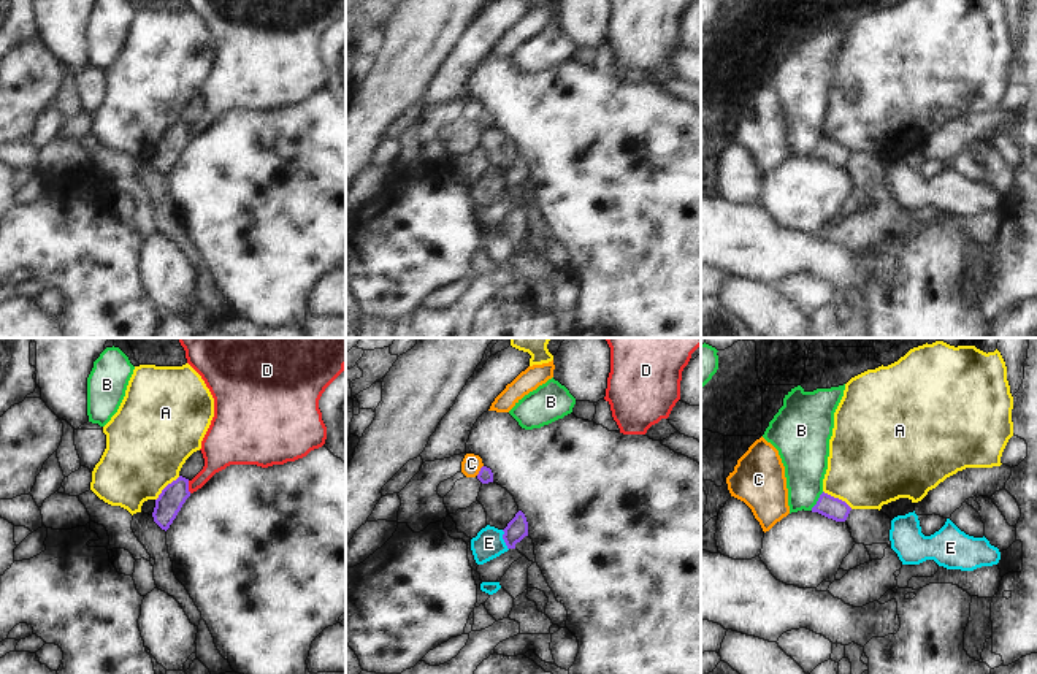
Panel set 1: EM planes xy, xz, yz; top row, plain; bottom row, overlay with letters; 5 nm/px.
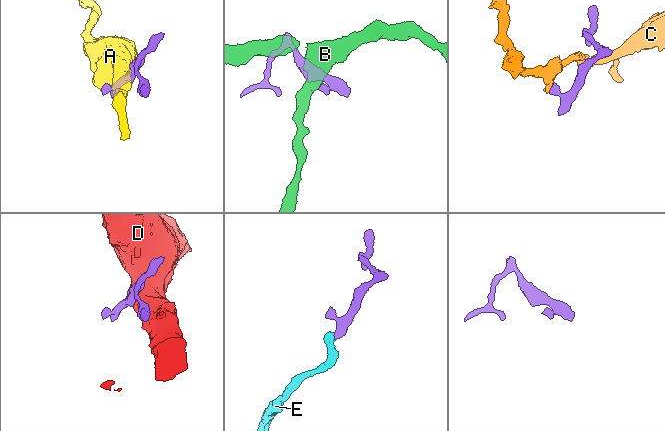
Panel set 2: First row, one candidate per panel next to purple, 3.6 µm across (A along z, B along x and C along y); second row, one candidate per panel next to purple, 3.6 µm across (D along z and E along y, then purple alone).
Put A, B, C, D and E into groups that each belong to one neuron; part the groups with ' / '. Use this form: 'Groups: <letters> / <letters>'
Groups: A / B / C / D / E.

